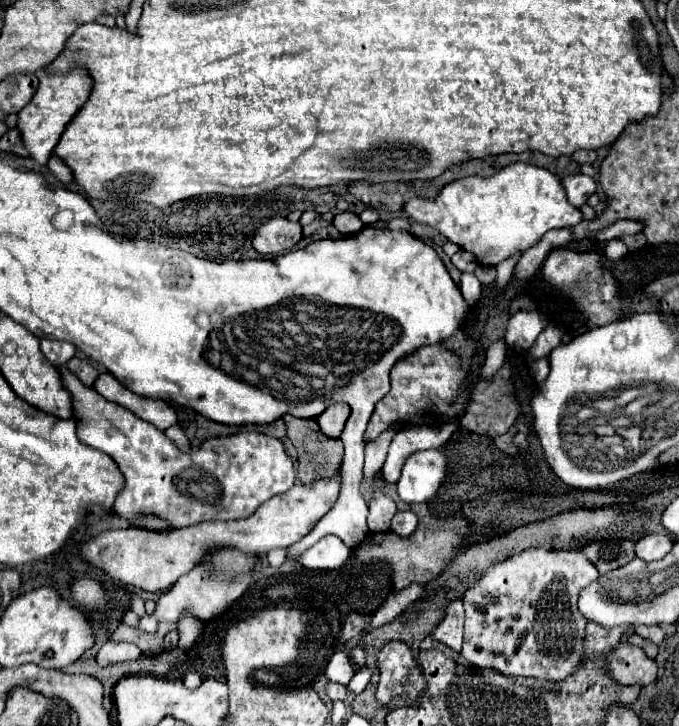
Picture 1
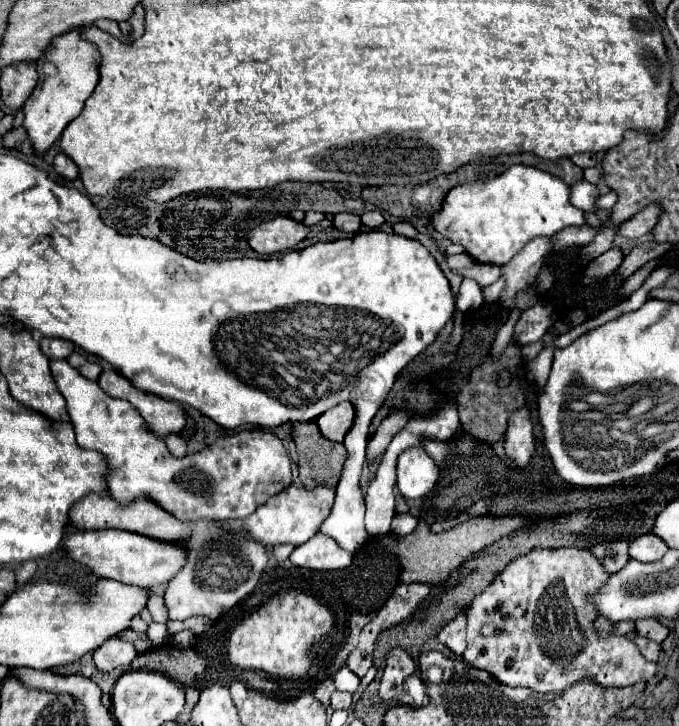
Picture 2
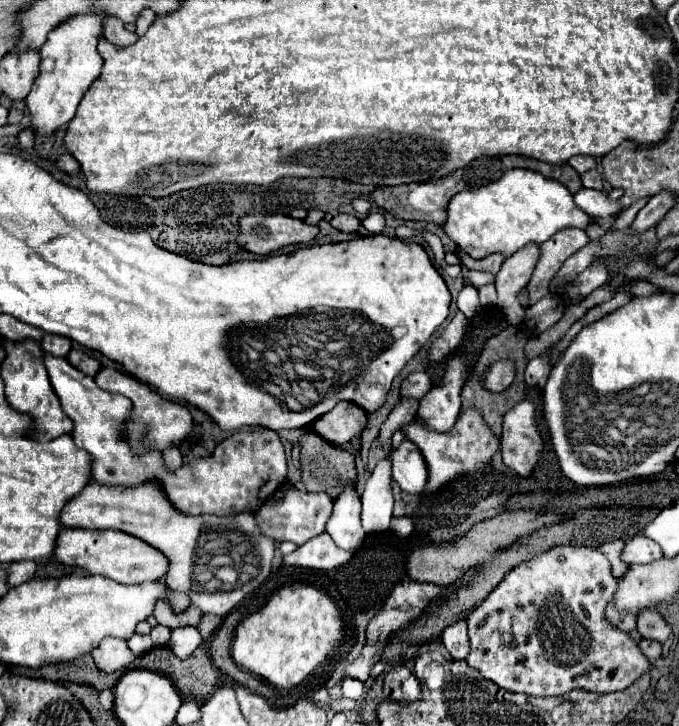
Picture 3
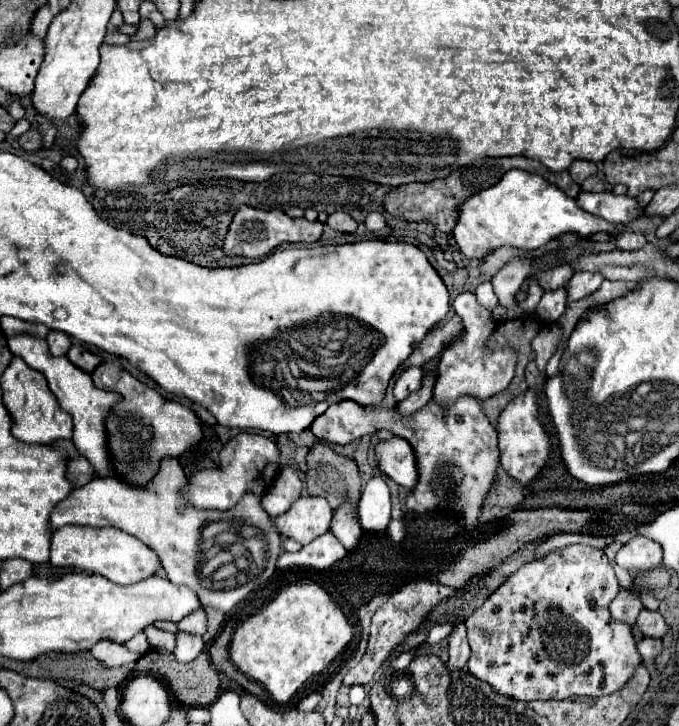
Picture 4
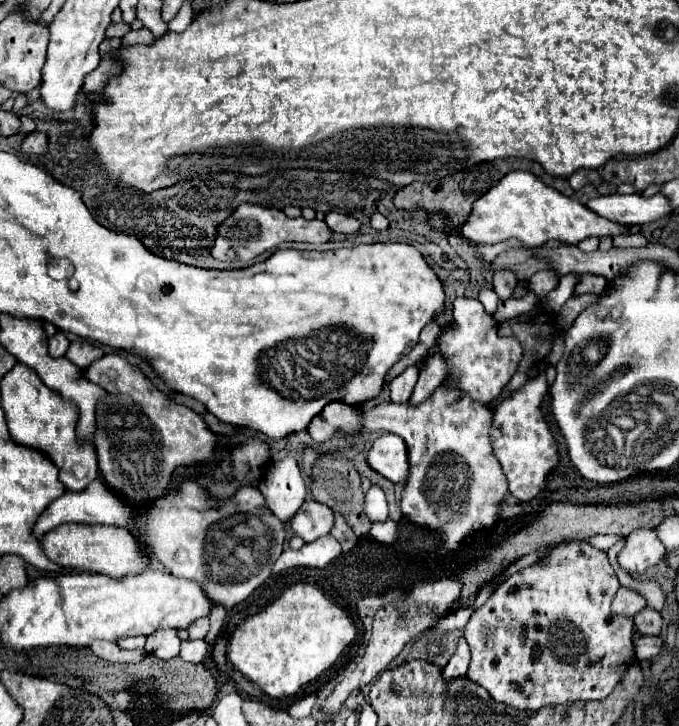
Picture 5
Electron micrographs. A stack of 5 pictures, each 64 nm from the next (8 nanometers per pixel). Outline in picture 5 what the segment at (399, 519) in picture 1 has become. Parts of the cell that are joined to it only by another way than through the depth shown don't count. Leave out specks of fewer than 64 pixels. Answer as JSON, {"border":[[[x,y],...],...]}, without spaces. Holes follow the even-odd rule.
{"border":[[[386,520],[382,524],[374,524],[370,534],[378,540],[378,542],[384,542],[384,544],[392,544],[396,538],[398,538],[398,524],[394,520]]]}

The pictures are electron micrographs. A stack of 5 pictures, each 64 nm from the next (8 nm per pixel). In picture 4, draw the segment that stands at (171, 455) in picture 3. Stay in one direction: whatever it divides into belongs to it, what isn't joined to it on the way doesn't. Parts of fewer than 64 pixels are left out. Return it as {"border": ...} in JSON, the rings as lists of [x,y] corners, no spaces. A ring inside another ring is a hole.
{"border":[[[164,458],[158,474],[144,486],[124,484],[118,478],[92,478],[86,486],[76,488],[52,512],[52,526],[66,524],[92,528],[118,528],[152,548],[166,570],[172,584],[188,586],[200,598],[202,608],[216,608],[228,614],[260,584],[264,584],[276,568],[282,552],[280,536],[270,524],[270,516],[260,506],[260,498],[248,494],[232,510],[196,510],[178,496],[186,480],[178,458]],[[224,522],[224,532],[216,540],[204,540],[202,532],[208,524]],[[262,536],[262,560],[254,560],[246,548],[246,540]]]}

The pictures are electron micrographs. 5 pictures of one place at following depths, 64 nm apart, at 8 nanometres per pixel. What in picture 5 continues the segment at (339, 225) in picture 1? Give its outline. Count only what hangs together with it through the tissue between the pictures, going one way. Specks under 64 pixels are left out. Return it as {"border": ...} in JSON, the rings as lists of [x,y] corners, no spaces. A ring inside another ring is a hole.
{"border":[[[328,212],[326,224],[328,224],[330,230],[342,232],[342,234],[356,234],[358,228],[360,228],[360,222],[354,216],[348,216],[348,214],[342,214],[342,212]]]}

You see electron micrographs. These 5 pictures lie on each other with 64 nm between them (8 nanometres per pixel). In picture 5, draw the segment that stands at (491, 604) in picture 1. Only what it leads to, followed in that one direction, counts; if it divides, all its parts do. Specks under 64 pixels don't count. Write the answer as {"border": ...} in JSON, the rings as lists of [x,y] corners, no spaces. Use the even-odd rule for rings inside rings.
{"border":[[[580,542],[556,546],[542,562],[508,576],[506,582],[474,610],[464,628],[464,638],[472,652],[466,676],[484,686],[494,700],[520,710],[606,698],[636,660],[632,644],[634,622],[630,618],[616,616],[610,610],[610,602],[618,588],[620,584],[606,552]]]}

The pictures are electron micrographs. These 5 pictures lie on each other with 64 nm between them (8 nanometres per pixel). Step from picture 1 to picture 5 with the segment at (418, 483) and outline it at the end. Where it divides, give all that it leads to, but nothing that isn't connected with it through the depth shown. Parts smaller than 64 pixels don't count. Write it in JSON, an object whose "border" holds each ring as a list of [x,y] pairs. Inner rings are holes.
{"border":[[[382,434],[368,452],[368,464],[388,480],[404,484],[410,474],[408,450],[404,440],[396,434]]]}

